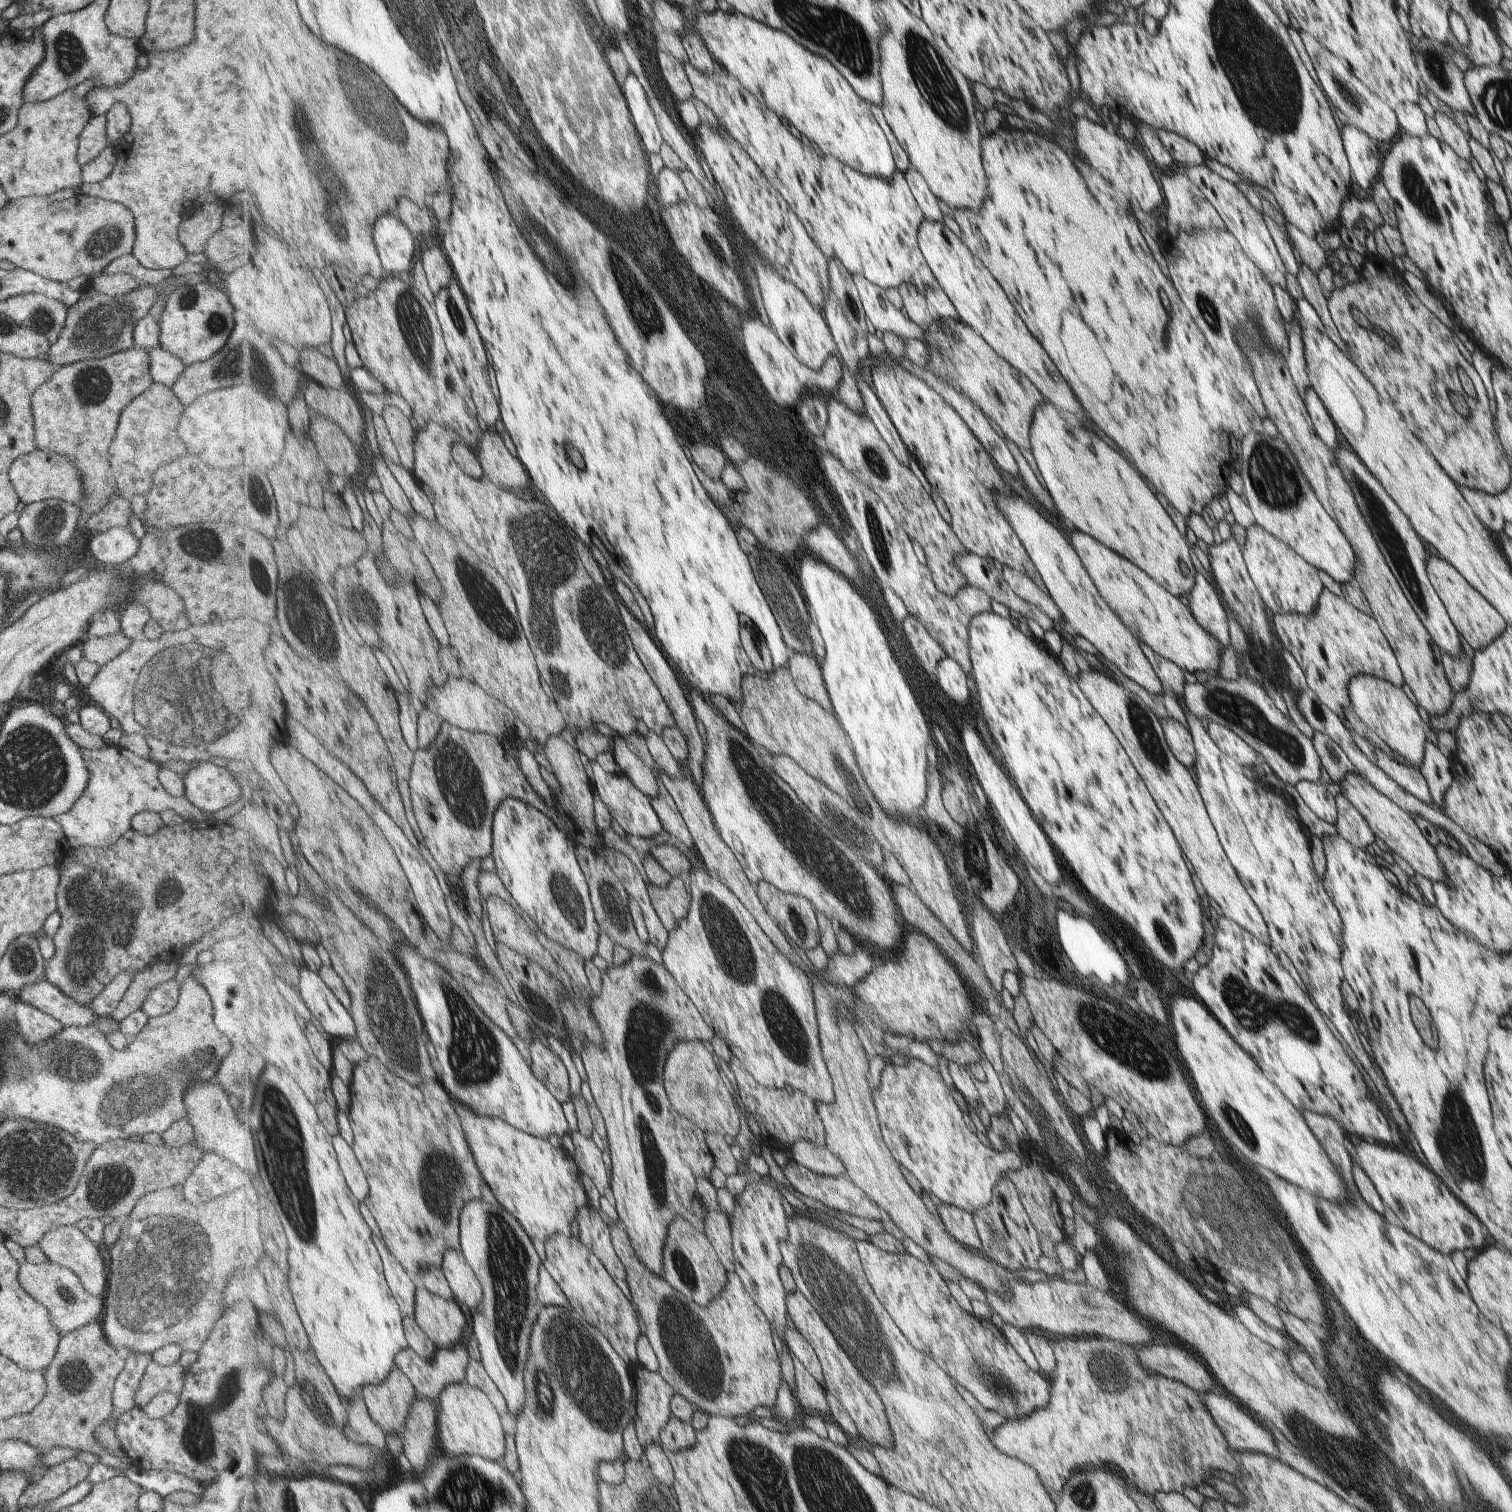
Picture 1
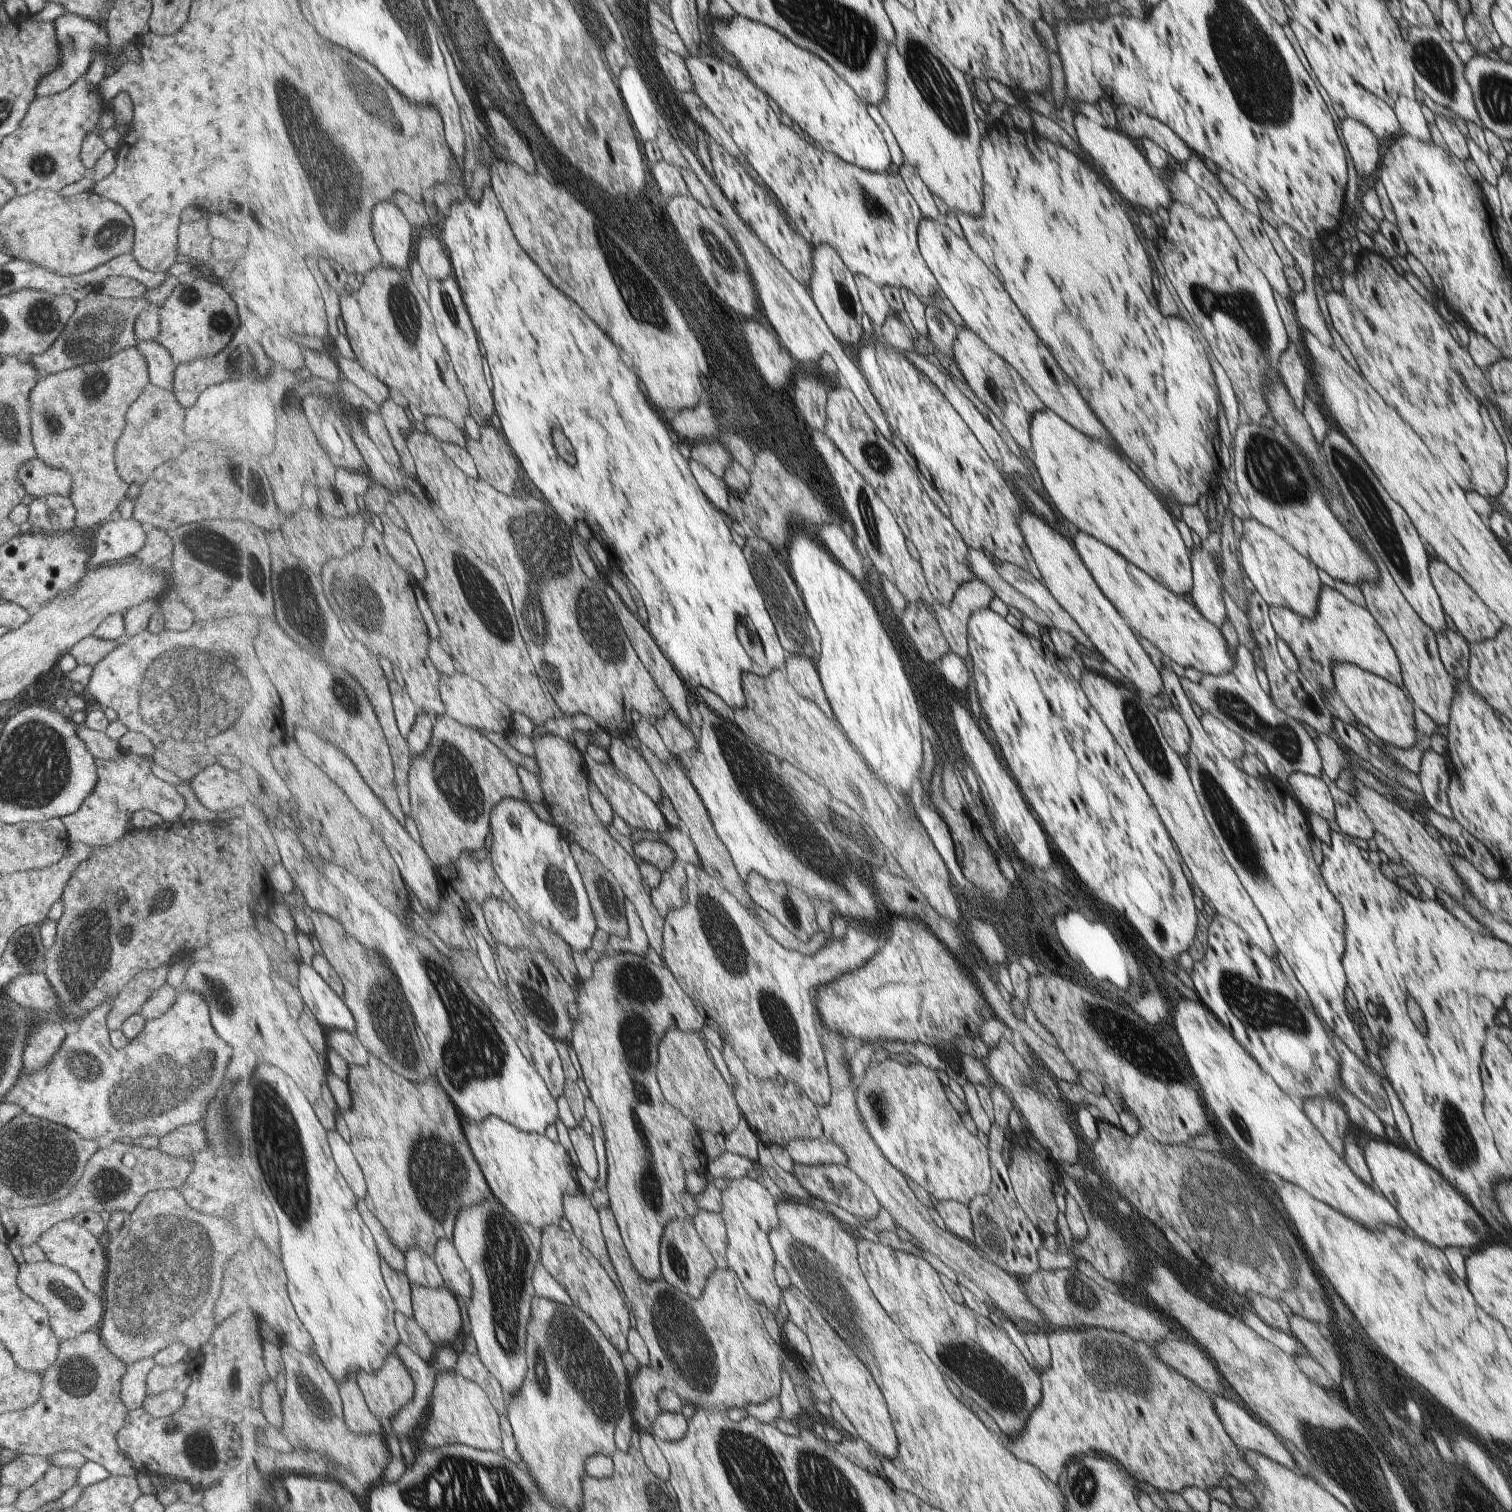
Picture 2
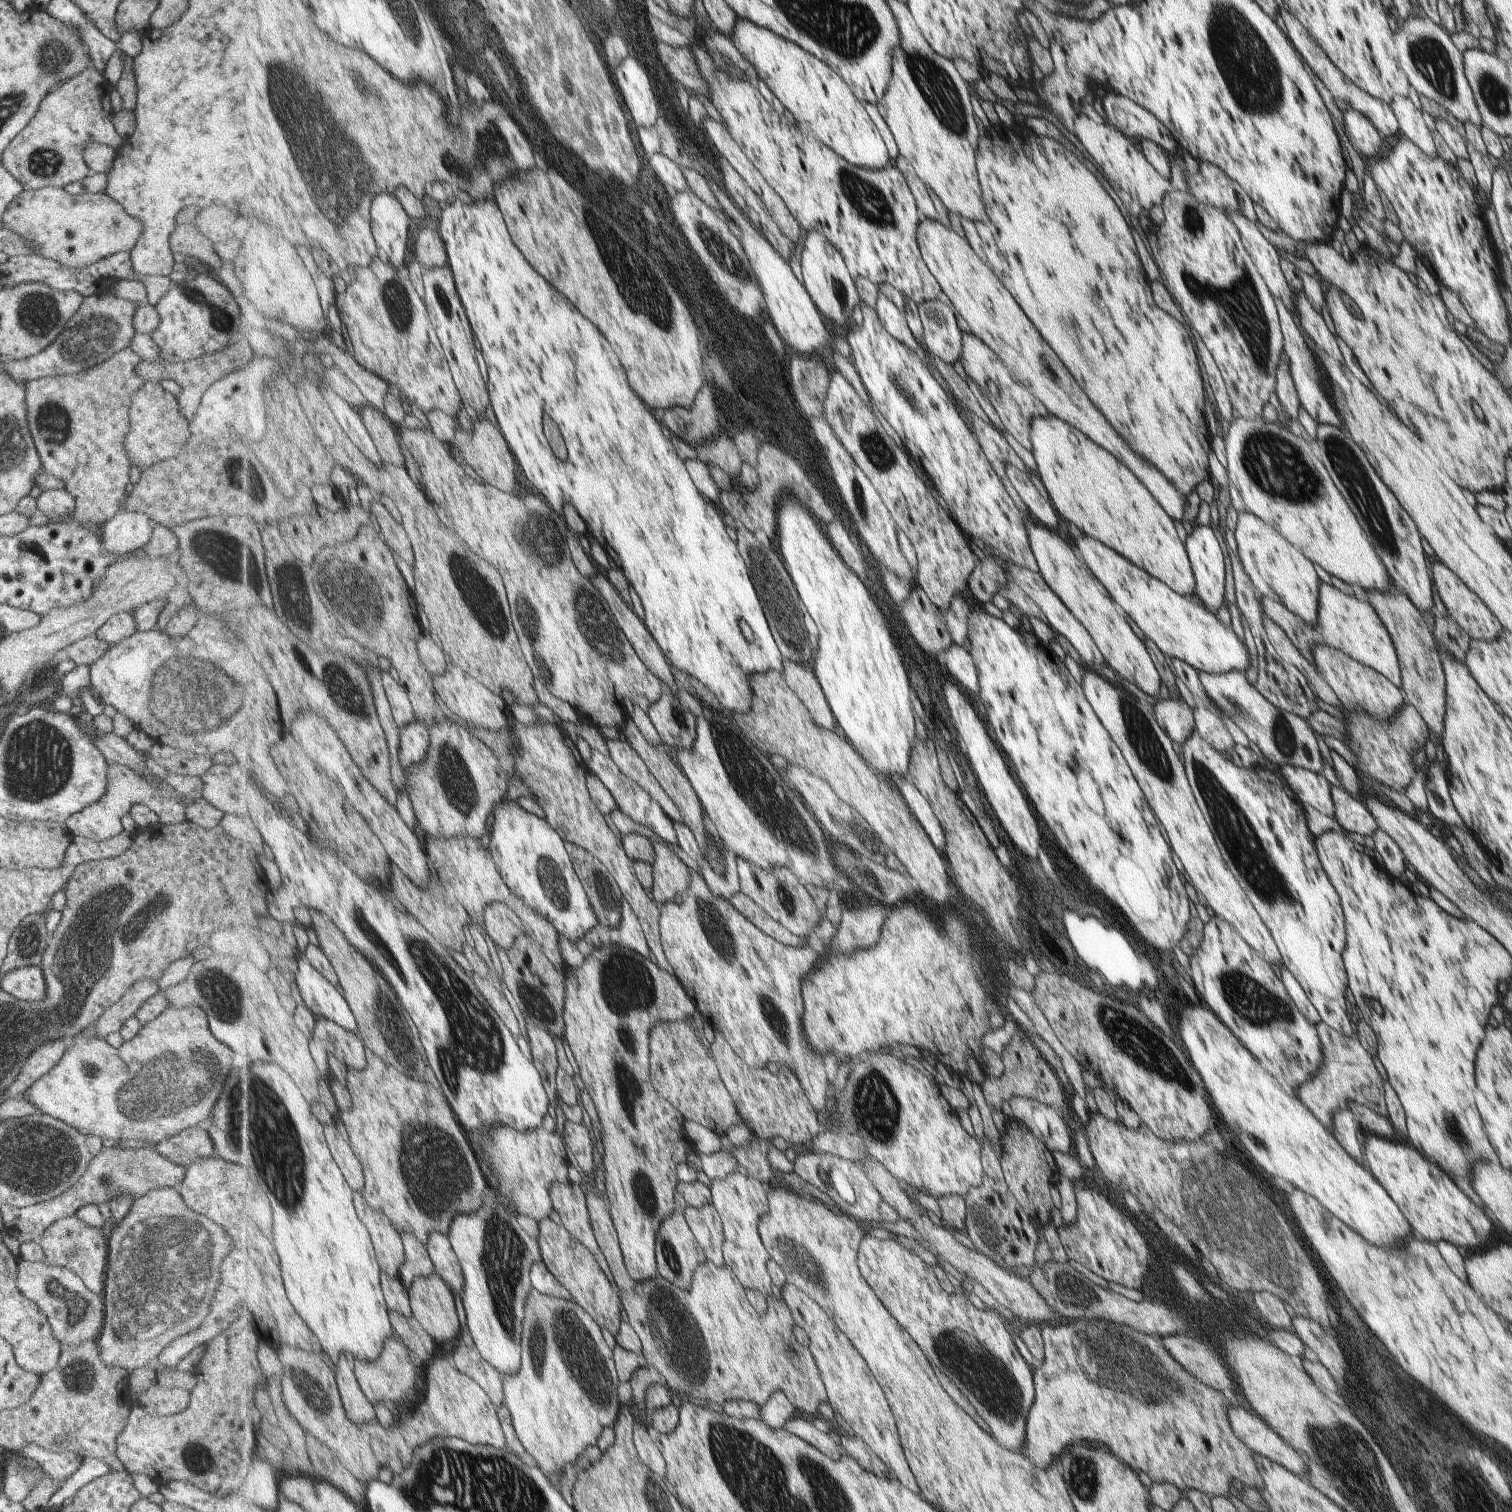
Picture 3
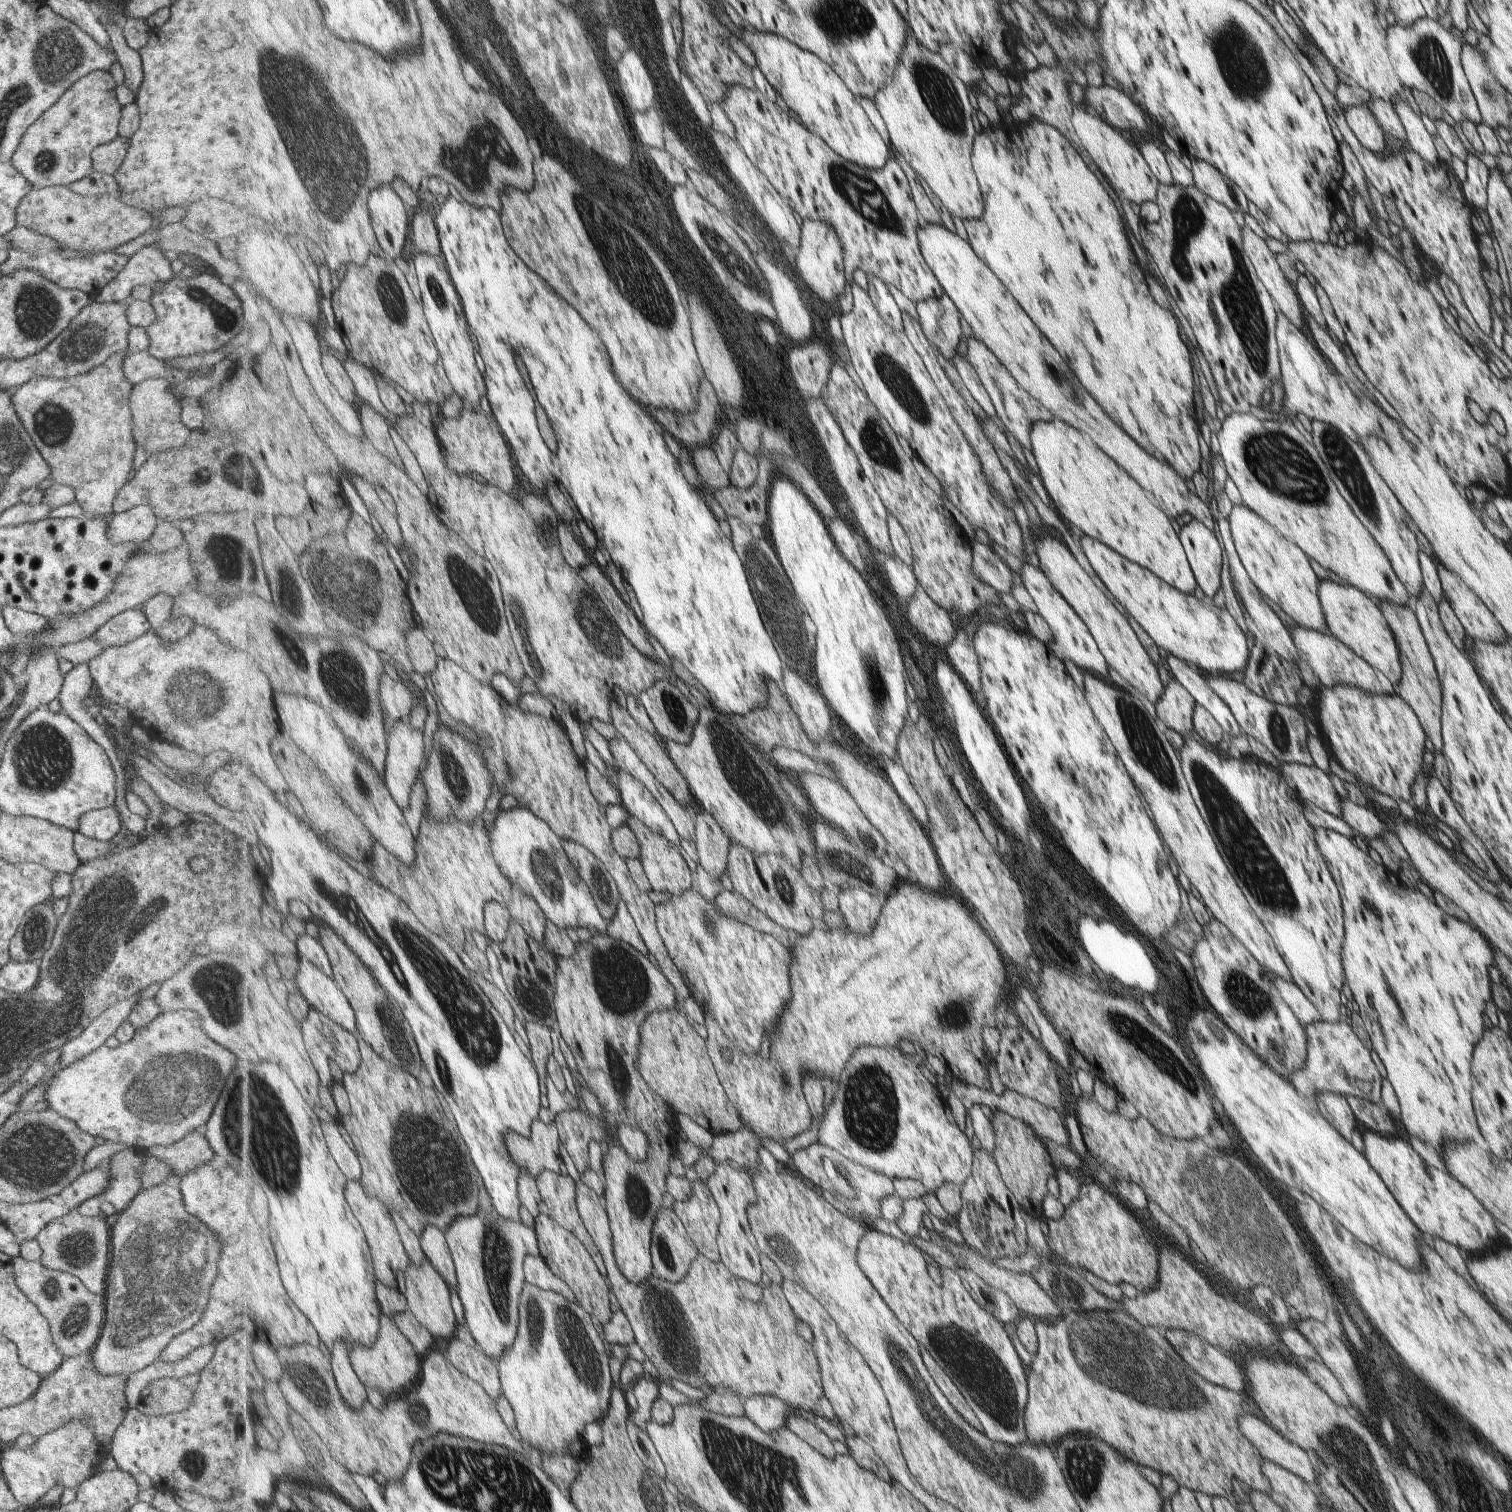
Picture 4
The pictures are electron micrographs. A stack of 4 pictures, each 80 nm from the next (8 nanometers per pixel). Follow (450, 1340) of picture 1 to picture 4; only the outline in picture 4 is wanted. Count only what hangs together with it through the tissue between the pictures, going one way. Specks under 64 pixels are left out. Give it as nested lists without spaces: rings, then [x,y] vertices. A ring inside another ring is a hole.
[[[426,1260],[422,1265],[410,1264],[406,1269],[406,1297],[408,1310],[411,1311],[423,1326],[431,1332],[434,1338],[446,1338],[452,1340],[456,1336],[457,1318],[451,1306],[451,1292],[447,1281],[439,1274],[439,1271]]]

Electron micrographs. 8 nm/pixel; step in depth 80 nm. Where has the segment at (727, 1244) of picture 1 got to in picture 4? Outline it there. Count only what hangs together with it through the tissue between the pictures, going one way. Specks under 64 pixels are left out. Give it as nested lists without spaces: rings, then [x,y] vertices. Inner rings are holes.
[[[694,1182],[694,1190],[689,1200],[676,1200],[672,1205],[685,1224],[687,1232],[695,1241],[700,1254],[716,1263],[721,1263],[717,1246],[720,1235],[721,1214],[712,1192],[705,1182]]]

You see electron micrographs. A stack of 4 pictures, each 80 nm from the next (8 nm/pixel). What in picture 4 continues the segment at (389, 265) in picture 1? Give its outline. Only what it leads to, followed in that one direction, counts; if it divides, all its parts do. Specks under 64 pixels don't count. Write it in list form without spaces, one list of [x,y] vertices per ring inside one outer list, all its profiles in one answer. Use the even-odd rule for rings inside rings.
[[[381,185],[369,197],[368,205],[377,231],[379,249],[400,262],[409,232],[409,212],[390,185]]]

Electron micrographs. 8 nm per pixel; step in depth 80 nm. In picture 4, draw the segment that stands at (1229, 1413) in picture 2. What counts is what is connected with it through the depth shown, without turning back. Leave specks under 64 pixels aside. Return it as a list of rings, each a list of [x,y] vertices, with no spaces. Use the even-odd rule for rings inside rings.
[[[1245,1413],[1245,1416],[1240,1416],[1236,1426],[1241,1434],[1257,1448],[1261,1458],[1288,1469],[1289,1472],[1315,1486],[1317,1462],[1314,1458],[1307,1458],[1302,1448],[1285,1440],[1265,1420],[1259,1420],[1251,1414]]]

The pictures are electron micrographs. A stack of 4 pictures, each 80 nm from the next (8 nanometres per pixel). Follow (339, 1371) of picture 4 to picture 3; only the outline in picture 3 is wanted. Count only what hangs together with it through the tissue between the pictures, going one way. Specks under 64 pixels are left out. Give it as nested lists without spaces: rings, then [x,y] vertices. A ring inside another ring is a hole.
[[[343,1355],[335,1371],[347,1419],[356,1425],[375,1423],[377,1414],[373,1410],[373,1403],[365,1396],[354,1367],[353,1360]]]

